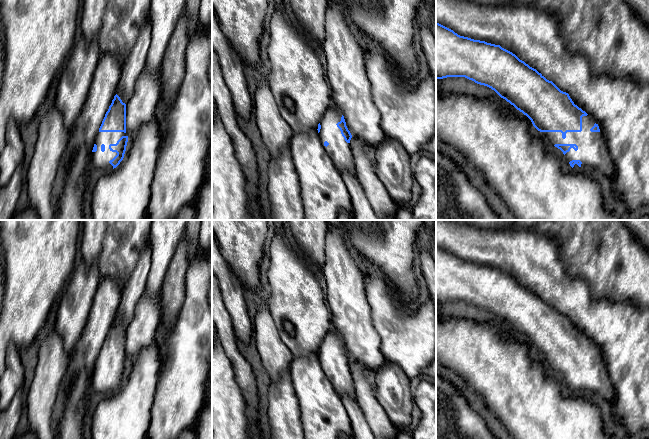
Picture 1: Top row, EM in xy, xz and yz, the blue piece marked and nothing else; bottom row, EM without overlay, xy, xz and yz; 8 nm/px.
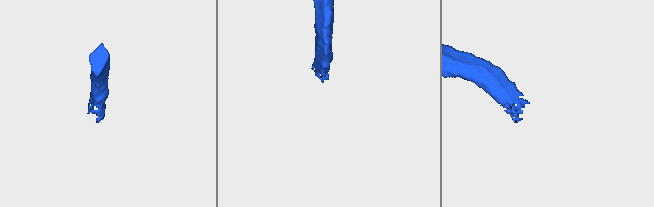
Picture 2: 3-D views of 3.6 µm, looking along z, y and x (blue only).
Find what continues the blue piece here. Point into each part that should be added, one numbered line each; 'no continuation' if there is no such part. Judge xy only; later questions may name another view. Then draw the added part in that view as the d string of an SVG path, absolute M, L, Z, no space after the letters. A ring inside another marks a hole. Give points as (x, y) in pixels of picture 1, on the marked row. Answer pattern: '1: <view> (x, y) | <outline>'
1: xy (100, 160) | M98 132L95 138L95 144L97 145L97 151L92 152L90 163L91 167L97 169L113 169L113 166L109 163L117 153L112 152L109 149L110 144L116 144L122 137L127 136L124 132Z

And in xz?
1: xz (339, 151) | M328 109L320 122L319 138L321 143L339 171L355 173L354 157L350 148L341 134L337 123L341 121L342 112L336 109Z

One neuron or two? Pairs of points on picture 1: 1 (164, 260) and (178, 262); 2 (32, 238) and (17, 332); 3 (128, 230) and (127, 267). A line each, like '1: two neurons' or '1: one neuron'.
1: two neurons
2: one neuron
3: one neuron

